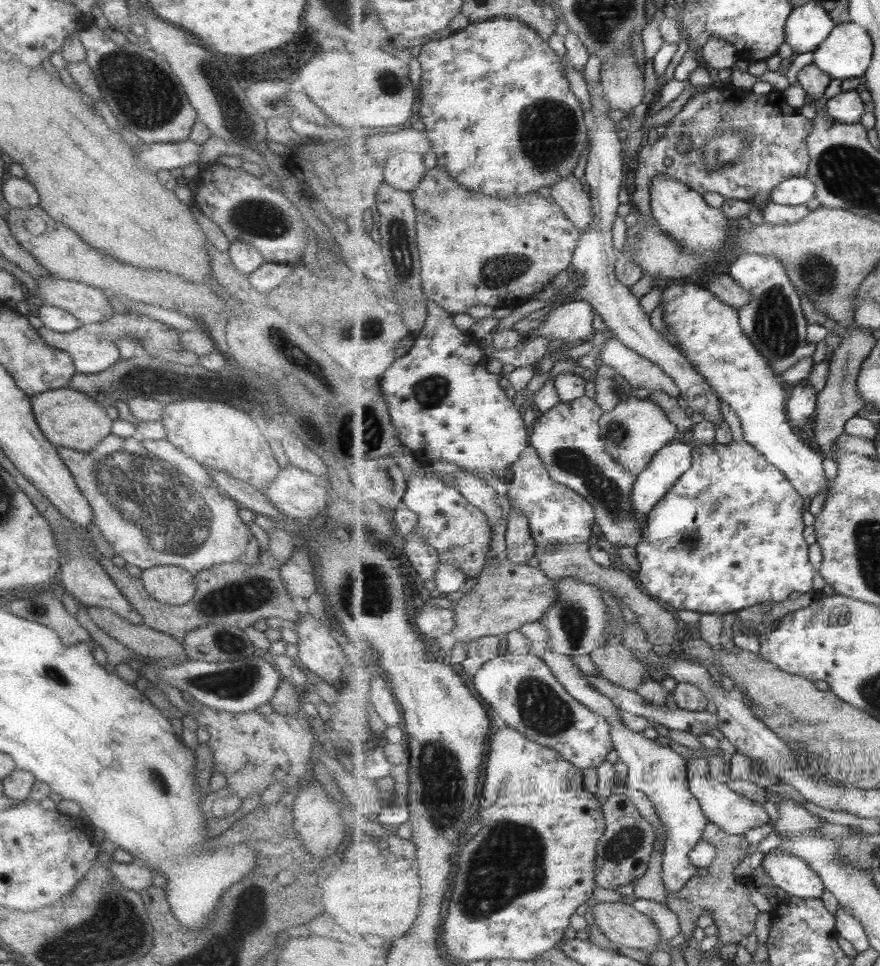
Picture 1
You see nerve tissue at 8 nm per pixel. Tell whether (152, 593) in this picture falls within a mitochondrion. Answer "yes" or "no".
no

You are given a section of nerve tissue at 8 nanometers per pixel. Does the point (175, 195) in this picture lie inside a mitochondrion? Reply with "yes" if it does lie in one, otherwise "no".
no

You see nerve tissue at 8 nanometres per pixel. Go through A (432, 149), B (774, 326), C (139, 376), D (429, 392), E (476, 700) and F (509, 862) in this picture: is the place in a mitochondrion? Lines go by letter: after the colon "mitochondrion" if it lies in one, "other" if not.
A: other
B: mitochondrion
C: mitochondrion
D: mitochondrion
E: other
F: mitochondrion

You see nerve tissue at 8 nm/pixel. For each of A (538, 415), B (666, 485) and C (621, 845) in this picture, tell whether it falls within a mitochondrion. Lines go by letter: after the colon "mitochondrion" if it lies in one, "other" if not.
A: other
B: other
C: mitochondrion

